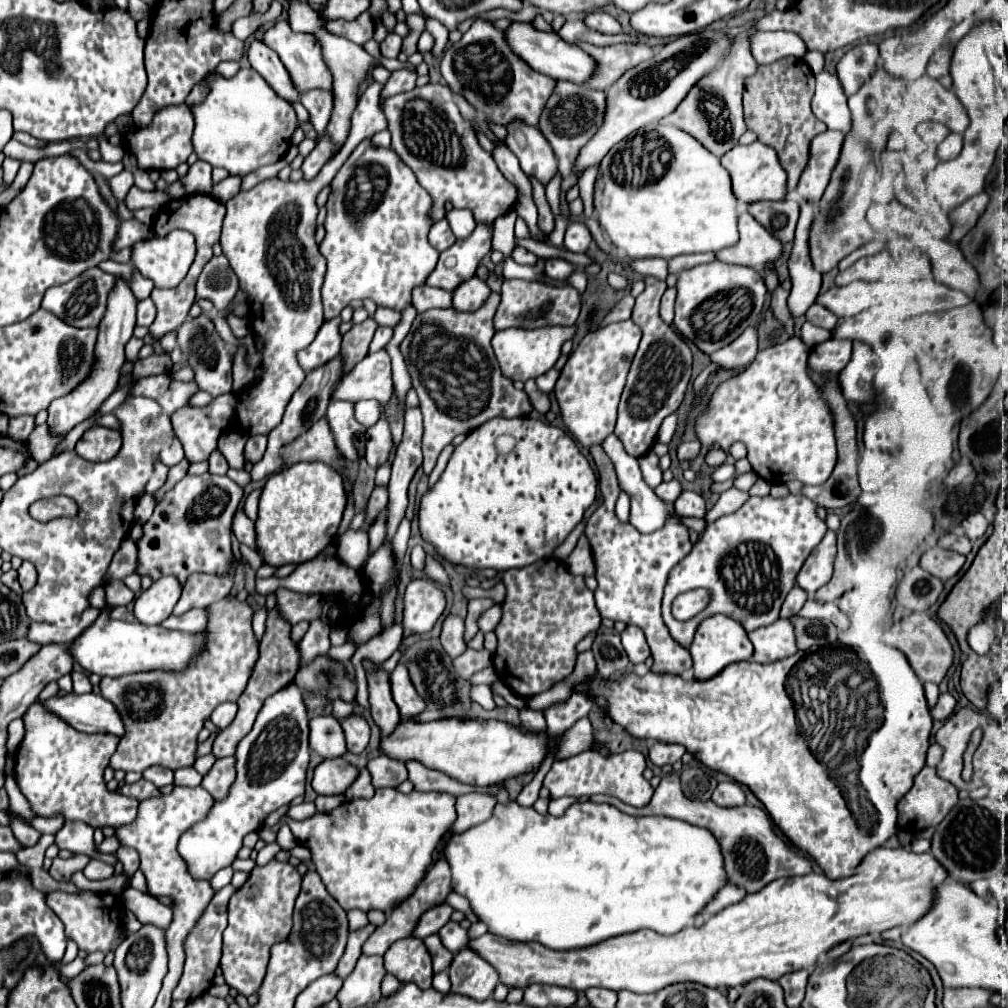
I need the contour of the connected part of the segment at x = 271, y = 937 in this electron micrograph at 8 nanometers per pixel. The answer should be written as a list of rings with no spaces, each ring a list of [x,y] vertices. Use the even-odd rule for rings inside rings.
[[[272,859],[264,867],[254,867],[248,881],[234,893],[228,905],[228,927],[224,931],[224,949],[220,967],[226,983],[248,997],[258,991],[266,975],[272,945],[284,941],[292,929],[294,899],[300,891],[300,873],[288,863]]]

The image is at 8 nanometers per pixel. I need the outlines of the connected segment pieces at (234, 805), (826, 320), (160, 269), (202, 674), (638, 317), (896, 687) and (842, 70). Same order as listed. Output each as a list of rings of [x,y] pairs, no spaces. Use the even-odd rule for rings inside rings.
[[[290,683],[282,691],[266,699],[254,729],[236,749],[236,781],[224,801],[216,801],[210,815],[192,825],[178,843],[178,851],[188,863],[188,871],[196,879],[212,879],[216,871],[232,865],[242,849],[244,835],[260,831],[264,819],[292,799],[304,795],[306,767],[310,761],[308,745],[308,713],[302,701],[302,691]]]
[[[814,303],[808,311],[806,311],[806,319],[818,327],[824,327],[824,329],[834,329],[836,323],[838,323],[838,317],[834,313],[830,313],[826,307],[820,307],[818,303]]]
[[[170,231],[166,237],[152,237],[132,245],[132,265],[148,279],[154,281],[156,287],[178,287],[178,283],[186,277],[186,271],[194,263],[194,235],[190,231]]]
[[[226,597],[208,607],[210,613],[210,647],[186,673],[134,673],[122,677],[102,677],[100,693],[112,701],[124,723],[126,735],[120,739],[116,753],[110,759],[114,769],[144,771],[152,765],[168,769],[190,767],[196,761],[198,733],[204,719],[224,701],[236,701],[250,679],[258,659],[258,643],[252,631],[252,609],[248,603],[238,603]]]
[[[646,277],[646,289],[642,291],[642,295],[636,297],[636,305],[632,311],[632,321],[642,329],[642,341],[628,373],[614,433],[624,443],[626,453],[634,457],[642,457],[654,447],[664,417],[680,407],[692,377],[692,351],[686,339],[672,325],[664,323],[658,315],[660,299],[666,287],[666,281]]]
[[[874,641],[874,669],[862,667],[862,651],[856,653],[846,645],[814,646],[808,651],[798,651],[798,655],[768,665],[758,665],[754,661],[732,663],[706,681],[682,679],[678,675],[654,671],[648,671],[646,677],[638,677],[630,671],[628,683],[622,677],[588,677],[584,683],[578,683],[574,691],[604,697],[608,717],[632,737],[684,745],[686,751],[690,751],[702,765],[748,785],[748,789],[764,803],[766,811],[784,835],[798,849],[814,857],[826,877],[842,879],[854,873],[868,851],[884,845],[884,841],[898,831],[896,803],[906,791],[910,791],[914,785],[914,775],[918,775],[918,771],[926,765],[932,717],[922,681],[916,677],[906,657],[882,641]],[[850,691],[856,693],[856,699],[852,701]],[[862,733],[870,735],[864,753]],[[862,787],[866,791],[866,799],[874,807],[874,815],[866,817],[870,819],[870,825],[858,823],[858,819],[862,819]]]
[[[862,43],[852,47],[842,55],[842,59],[836,65],[838,81],[842,83],[844,95],[850,97],[870,75],[874,75],[874,67],[878,67],[878,45],[874,43]]]

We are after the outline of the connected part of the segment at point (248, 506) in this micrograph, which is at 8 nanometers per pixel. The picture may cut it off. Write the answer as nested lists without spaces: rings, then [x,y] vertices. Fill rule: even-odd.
[[[254,489],[248,497],[246,497],[246,503],[244,503],[244,511],[246,511],[246,515],[252,519],[252,521],[256,521],[256,513],[258,513],[258,499],[260,499],[260,493],[262,493],[262,489]]]

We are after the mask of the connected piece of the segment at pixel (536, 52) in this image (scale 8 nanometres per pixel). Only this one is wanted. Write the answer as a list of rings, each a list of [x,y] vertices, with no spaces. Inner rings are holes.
[[[512,23],[506,31],[506,37],[510,39],[510,47],[514,49],[516,55],[526,59],[526,63],[532,69],[536,69],[556,81],[570,81],[570,83],[584,85],[586,79],[590,75],[594,75],[594,67],[596,67],[594,59],[590,59],[590,55],[580,51],[578,45],[566,43],[558,33],[542,33],[542,31],[534,29],[532,23]]]

